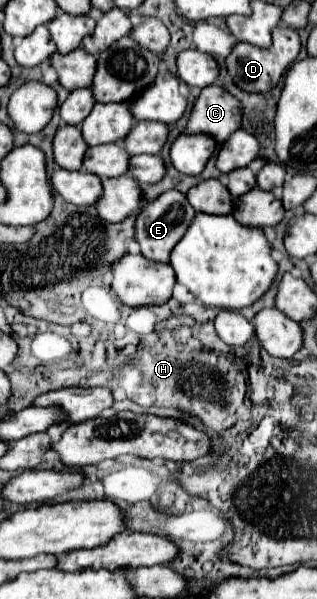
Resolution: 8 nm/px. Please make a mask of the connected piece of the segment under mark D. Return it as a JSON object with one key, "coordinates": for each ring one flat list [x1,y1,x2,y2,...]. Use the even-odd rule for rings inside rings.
{"coordinates":[[277,27,273,31,273,45,269,49,259,49,249,43,237,43,231,55,225,59,225,67,237,87,241,87,243,91,261,93,261,91,269,91,269,87,275,87,279,83,283,73,297,59,299,49,301,49,301,41,299,41,297,31,289,27]]}

